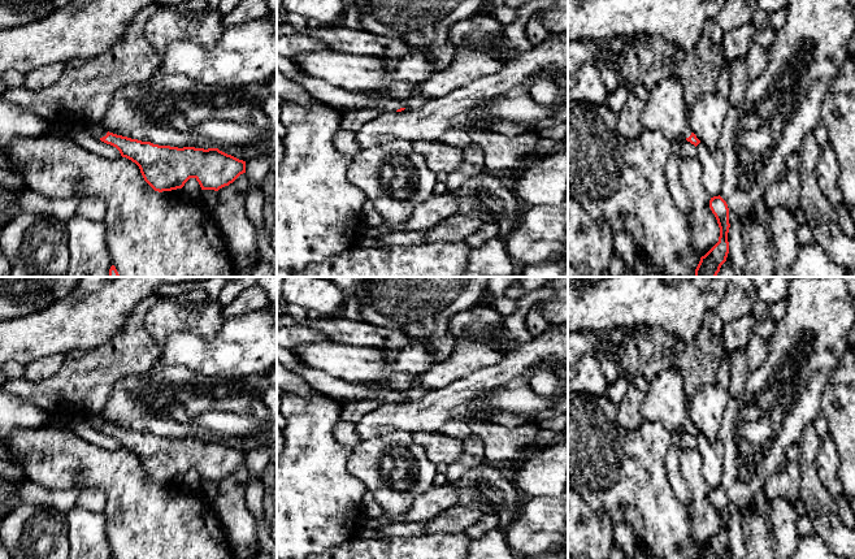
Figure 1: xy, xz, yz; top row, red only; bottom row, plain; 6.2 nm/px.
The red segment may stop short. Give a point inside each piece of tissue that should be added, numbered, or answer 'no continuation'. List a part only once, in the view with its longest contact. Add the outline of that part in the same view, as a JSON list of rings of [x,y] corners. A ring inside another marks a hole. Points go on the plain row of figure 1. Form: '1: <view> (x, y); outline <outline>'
1: xy (91, 417); outline [[[81,412],[79,417],[86,420],[90,425],[92,425],[97,430],[105,428],[108,424],[105,420],[101,420],[99,417],[99,412]]]

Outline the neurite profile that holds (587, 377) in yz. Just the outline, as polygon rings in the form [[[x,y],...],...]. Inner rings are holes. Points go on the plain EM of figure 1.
[[[587,352],[574,364],[574,377],[568,381],[568,393],[590,393],[604,395],[608,384],[600,369],[600,358]]]

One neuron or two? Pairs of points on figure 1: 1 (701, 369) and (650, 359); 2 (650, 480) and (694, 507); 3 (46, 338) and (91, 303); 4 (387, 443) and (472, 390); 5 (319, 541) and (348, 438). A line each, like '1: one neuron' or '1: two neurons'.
1: one neuron
2: two neurons
3: one neuron
4: two neurons
5: two neurons

